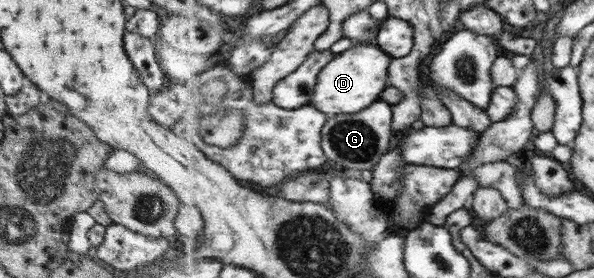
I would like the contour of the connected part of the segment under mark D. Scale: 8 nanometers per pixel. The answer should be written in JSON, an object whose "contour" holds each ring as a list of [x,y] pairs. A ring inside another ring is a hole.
{"contour":[[[358,43],[353,49],[337,54],[319,73],[311,103],[329,117],[335,114],[356,114],[367,110],[389,87],[389,66],[394,58],[369,43]]]}

